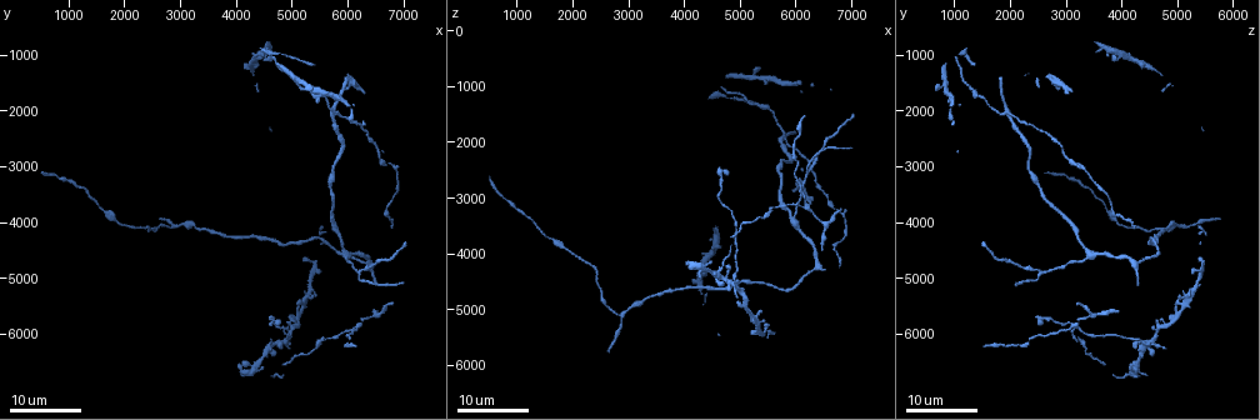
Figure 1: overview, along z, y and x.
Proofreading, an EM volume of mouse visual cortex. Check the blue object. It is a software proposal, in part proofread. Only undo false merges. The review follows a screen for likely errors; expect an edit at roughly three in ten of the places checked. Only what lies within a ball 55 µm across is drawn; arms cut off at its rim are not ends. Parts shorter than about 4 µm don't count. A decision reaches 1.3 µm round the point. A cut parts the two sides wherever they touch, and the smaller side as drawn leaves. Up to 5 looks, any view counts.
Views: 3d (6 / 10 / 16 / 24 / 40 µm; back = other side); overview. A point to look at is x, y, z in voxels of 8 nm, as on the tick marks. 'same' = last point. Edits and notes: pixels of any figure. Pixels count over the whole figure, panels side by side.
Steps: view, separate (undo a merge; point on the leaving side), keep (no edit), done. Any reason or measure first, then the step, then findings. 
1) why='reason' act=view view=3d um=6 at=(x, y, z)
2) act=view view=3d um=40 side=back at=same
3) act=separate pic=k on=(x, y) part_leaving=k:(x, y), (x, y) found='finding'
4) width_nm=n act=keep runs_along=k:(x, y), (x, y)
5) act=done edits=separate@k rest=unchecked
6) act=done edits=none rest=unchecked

why='three arms meet' act=view view=3d um=24 at=(5950, 4600, 3350)

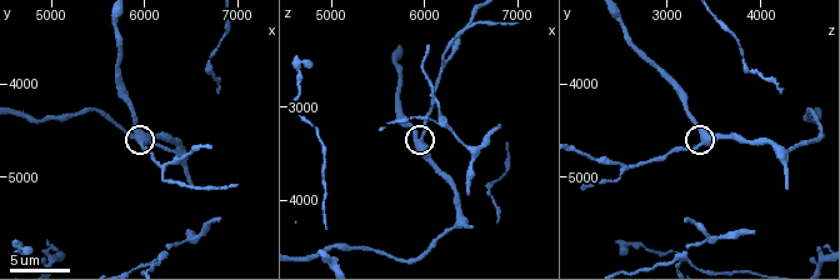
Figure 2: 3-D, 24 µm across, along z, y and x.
act=view view=3d um=6 at=(5950, 4650, 3400)

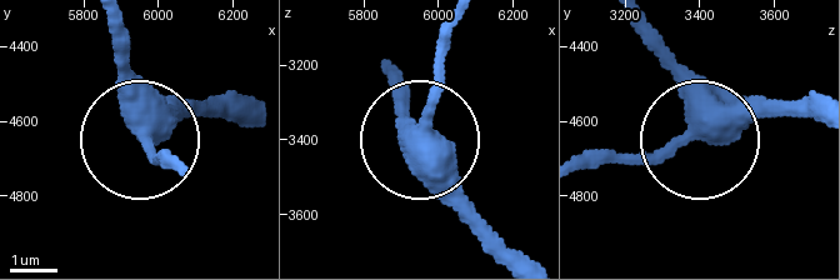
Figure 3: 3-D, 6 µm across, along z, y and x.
act=keep runs_along=3:(511, 248), (420, 140), (440, 36) found='all the same neuron'

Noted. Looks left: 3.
act=view view=3d um=10 at=(6200, 4900, 2500)

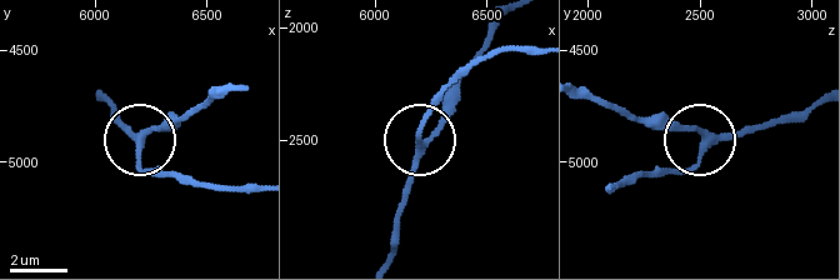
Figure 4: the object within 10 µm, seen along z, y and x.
arms=3 act=keep runs_along=4:(388, 255), (419, 139), (438, 100) found='one neuron here'

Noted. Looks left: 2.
why='four or more arms meet' act=view view=3d um=24 at=(5800, 2050, 1850)

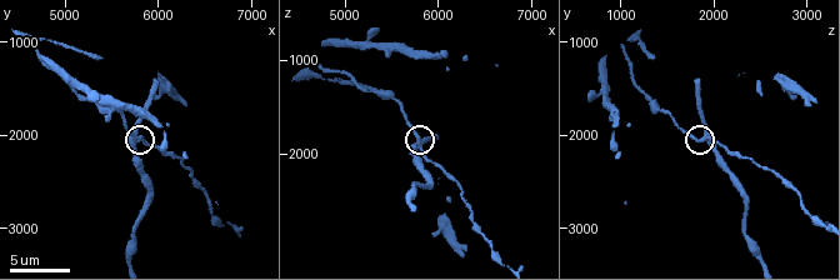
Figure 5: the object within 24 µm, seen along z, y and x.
why='zoom in' act=view view=3d um=6 at=(5800, 2050, 1850)

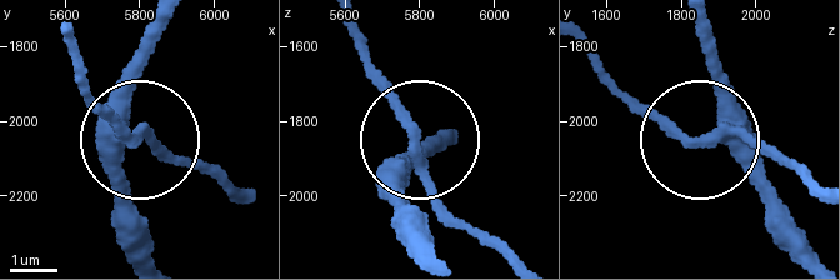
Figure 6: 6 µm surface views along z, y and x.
side_arm_um=39 act=keep runs_along=6:(148, 251), (120, 168), (140, 140), (76, 64) found='one neuron here'

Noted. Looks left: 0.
act=done edits=none rest=unchecked

